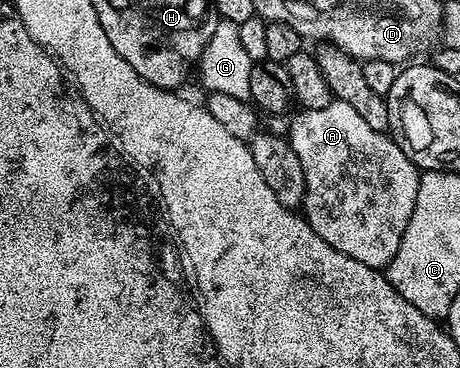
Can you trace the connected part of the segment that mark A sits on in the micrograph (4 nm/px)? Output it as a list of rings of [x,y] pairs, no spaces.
[[[333,99],[330,107],[300,109],[297,114],[292,126],[286,130],[286,136],[302,162],[302,175],[306,175],[303,217],[326,243],[330,243],[330,247],[350,255],[350,259],[358,259],[358,263],[366,263],[366,267],[383,270],[394,255],[398,255],[398,247],[402,247],[402,235],[406,235],[418,199],[421,170],[406,159],[399,141],[388,133],[374,131],[350,103]]]

